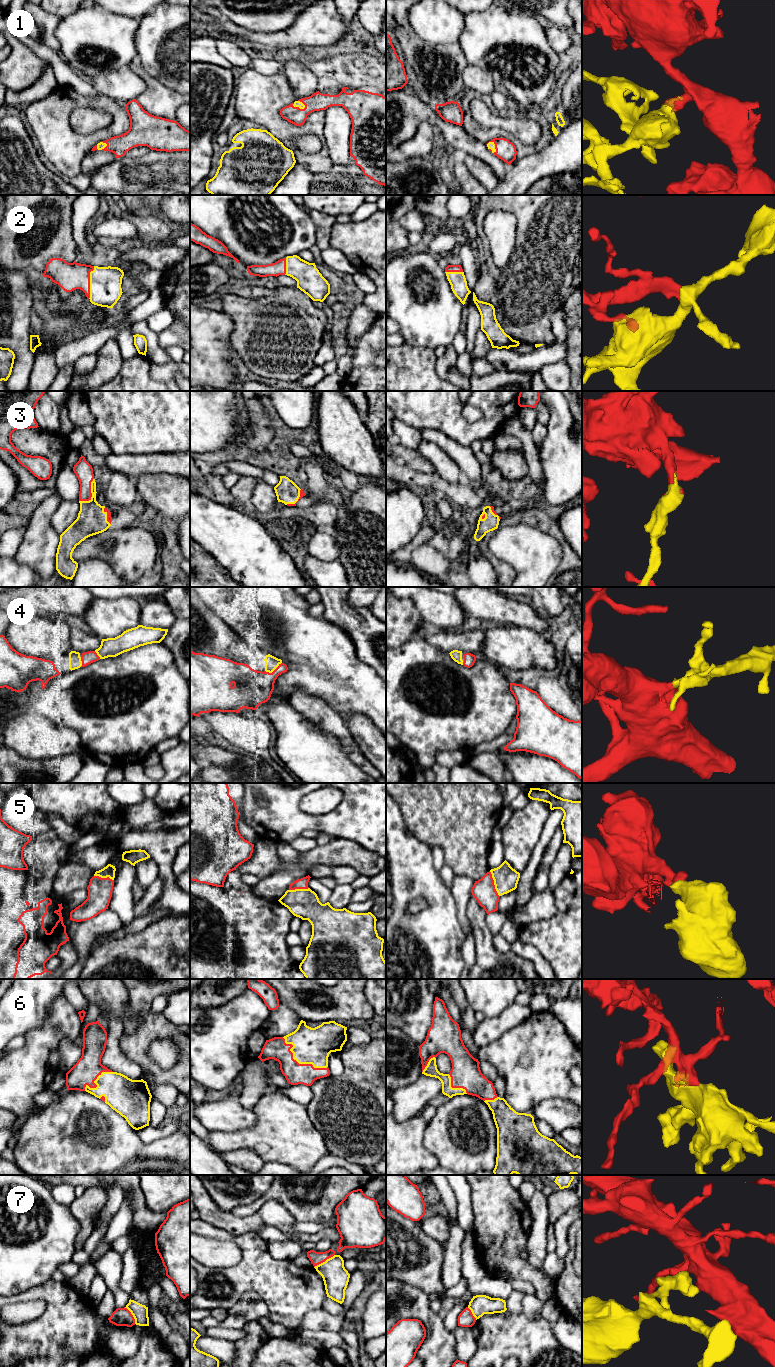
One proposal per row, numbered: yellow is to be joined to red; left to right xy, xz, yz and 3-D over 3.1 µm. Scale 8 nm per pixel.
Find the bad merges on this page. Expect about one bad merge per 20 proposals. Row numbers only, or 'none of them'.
7

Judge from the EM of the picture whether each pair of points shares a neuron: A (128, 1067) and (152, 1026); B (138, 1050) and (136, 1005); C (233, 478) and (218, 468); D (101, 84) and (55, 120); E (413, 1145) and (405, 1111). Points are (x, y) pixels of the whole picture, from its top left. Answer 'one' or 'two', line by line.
A: two
B: two
C: two
D: two
E: two

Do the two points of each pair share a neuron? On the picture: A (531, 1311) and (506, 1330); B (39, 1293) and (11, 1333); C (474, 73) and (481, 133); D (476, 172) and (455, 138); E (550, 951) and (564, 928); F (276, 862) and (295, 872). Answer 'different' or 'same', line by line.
A: different
B: same
C: different
D: different
E: same
F: different

